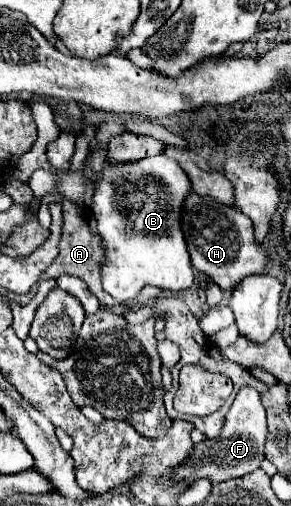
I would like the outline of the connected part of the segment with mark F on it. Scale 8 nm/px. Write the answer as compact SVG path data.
M241 388L231 410L225 416L223 430L217 438L205 438L203 442L195 444L189 458L183 464L177 464L167 470L169 480L175 484L193 486L199 478L209 478L211 484L247 476L261 468L265 460L265 440L267 440L267 418L261 404L261 398L255 388Z

